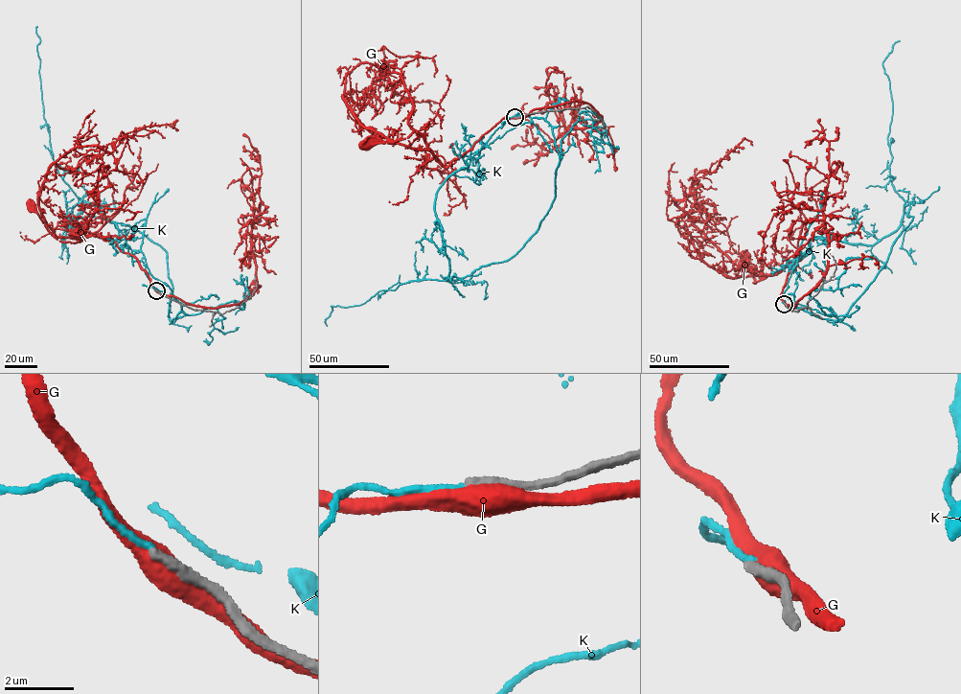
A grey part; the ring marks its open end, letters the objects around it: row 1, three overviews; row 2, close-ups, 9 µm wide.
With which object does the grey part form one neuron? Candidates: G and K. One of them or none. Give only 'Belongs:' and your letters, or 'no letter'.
Belongs: no letter

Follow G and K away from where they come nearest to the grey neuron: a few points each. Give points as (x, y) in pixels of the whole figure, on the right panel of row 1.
G: (785, 304), (780, 294), (787, 276), (800, 258), (762, 278), (742, 267), (745, 256)
K: (785, 304), (783, 293), (842, 319), (910, 223), (910, 204), (873, 244), (811, 238), (790, 266), (794, 284)

